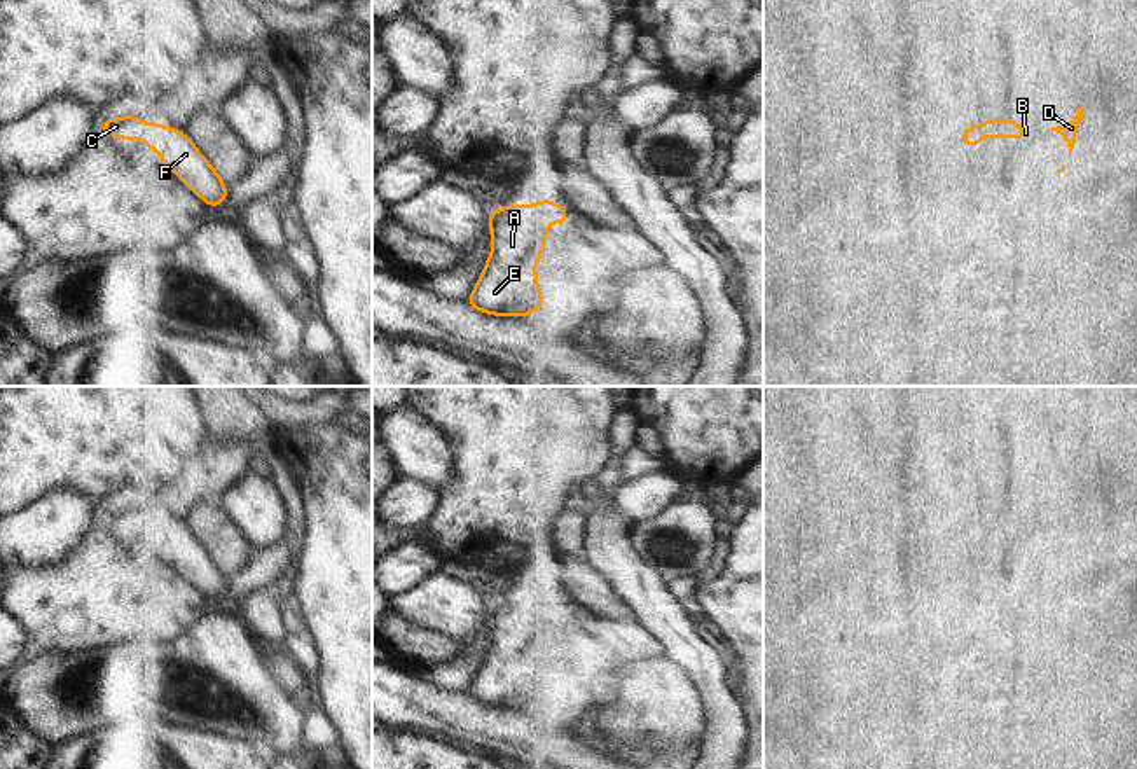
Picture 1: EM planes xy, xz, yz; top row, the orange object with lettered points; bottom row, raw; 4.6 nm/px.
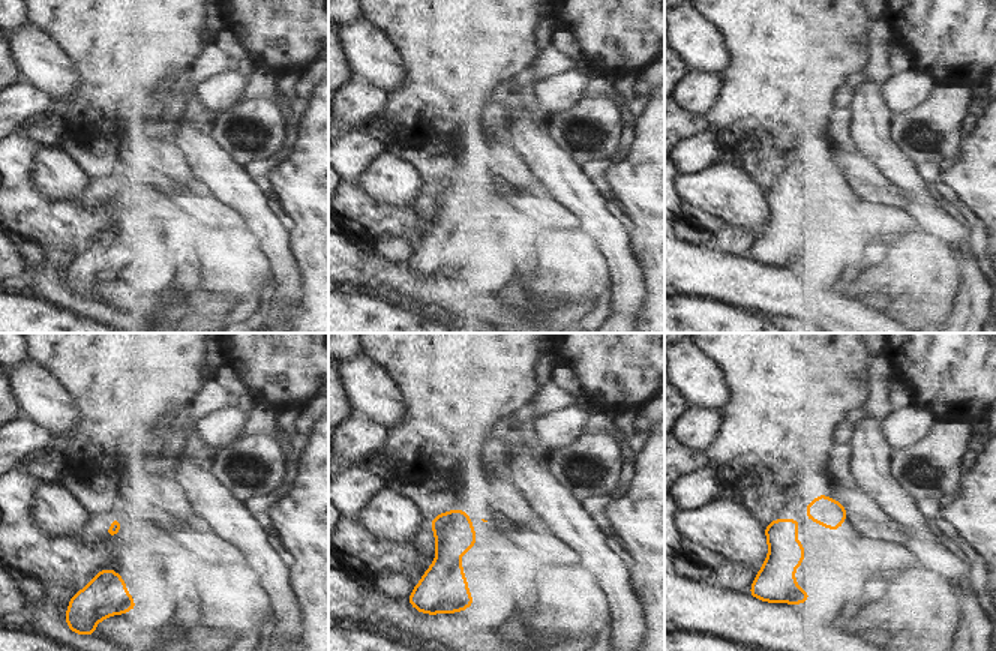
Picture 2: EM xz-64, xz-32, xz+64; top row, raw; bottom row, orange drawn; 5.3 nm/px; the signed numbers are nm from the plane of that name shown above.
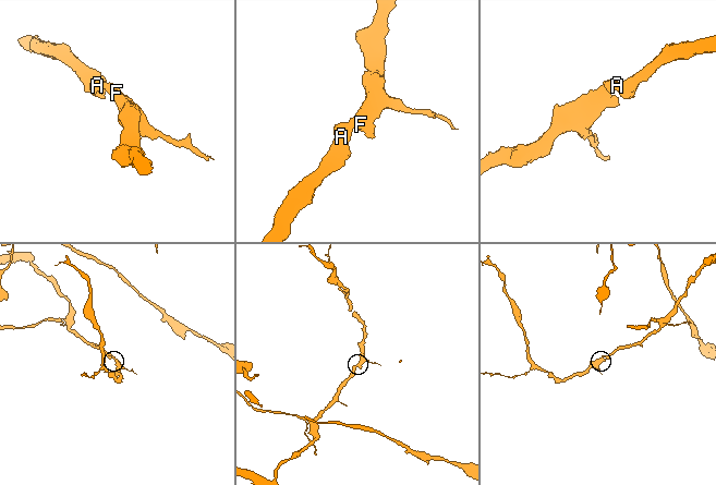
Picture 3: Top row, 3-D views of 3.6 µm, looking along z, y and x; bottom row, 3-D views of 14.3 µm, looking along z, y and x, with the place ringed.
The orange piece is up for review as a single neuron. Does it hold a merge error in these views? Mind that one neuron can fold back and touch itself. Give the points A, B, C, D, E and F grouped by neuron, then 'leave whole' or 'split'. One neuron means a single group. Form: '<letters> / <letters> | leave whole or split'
A B C D E F | leave whole

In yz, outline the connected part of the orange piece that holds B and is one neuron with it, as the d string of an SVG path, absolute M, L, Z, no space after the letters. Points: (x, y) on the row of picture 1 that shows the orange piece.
M1011 117L976 122L962 129L961 140L966 147L978 147L982 138L1030 138L1030 129L1018 126Z

